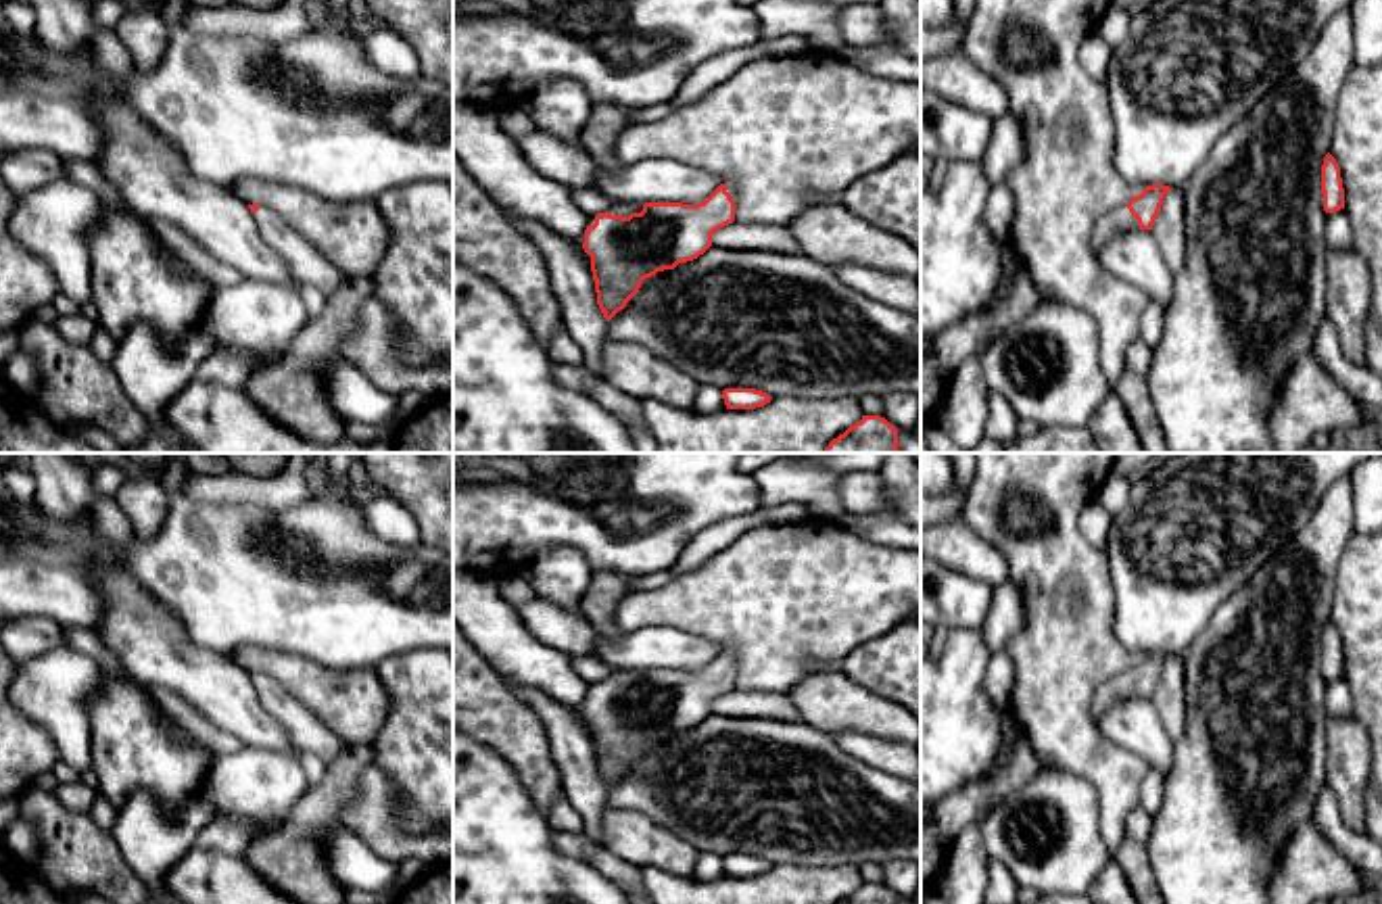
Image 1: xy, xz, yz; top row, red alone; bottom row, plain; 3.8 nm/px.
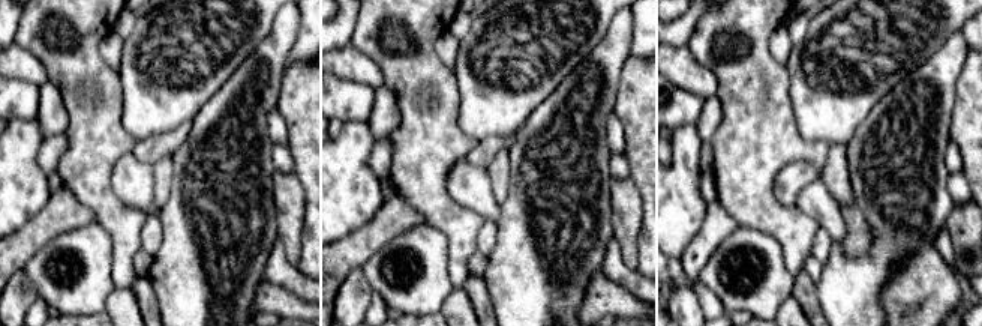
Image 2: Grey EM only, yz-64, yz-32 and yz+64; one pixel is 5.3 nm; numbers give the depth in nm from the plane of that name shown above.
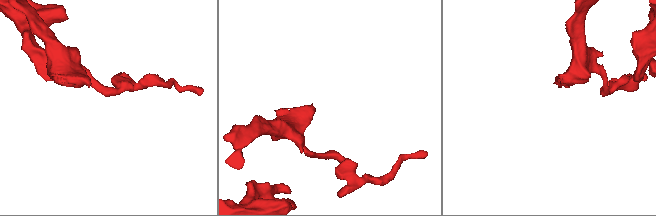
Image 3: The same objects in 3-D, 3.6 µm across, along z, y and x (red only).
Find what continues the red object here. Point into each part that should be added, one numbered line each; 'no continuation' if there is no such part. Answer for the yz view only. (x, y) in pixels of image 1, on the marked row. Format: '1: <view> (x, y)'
1: yz (1109, 226)

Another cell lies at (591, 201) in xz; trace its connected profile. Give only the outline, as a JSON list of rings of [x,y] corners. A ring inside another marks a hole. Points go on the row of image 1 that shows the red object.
[[[595,188],[572,190],[572,198],[587,215],[605,213],[612,207],[612,200]]]

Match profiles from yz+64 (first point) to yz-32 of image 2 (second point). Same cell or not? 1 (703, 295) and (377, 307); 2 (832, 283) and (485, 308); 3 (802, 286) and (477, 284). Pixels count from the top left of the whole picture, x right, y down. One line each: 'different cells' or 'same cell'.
1: same cell
2: different cells
3: same cell

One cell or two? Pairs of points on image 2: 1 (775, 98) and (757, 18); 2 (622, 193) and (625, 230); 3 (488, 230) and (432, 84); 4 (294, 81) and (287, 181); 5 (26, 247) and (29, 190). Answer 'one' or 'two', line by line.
1: one
2: one
3: two
4: two
5: two

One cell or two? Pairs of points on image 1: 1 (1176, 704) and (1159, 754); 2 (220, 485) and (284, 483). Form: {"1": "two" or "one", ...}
{"1": "two", "2": "one"}

